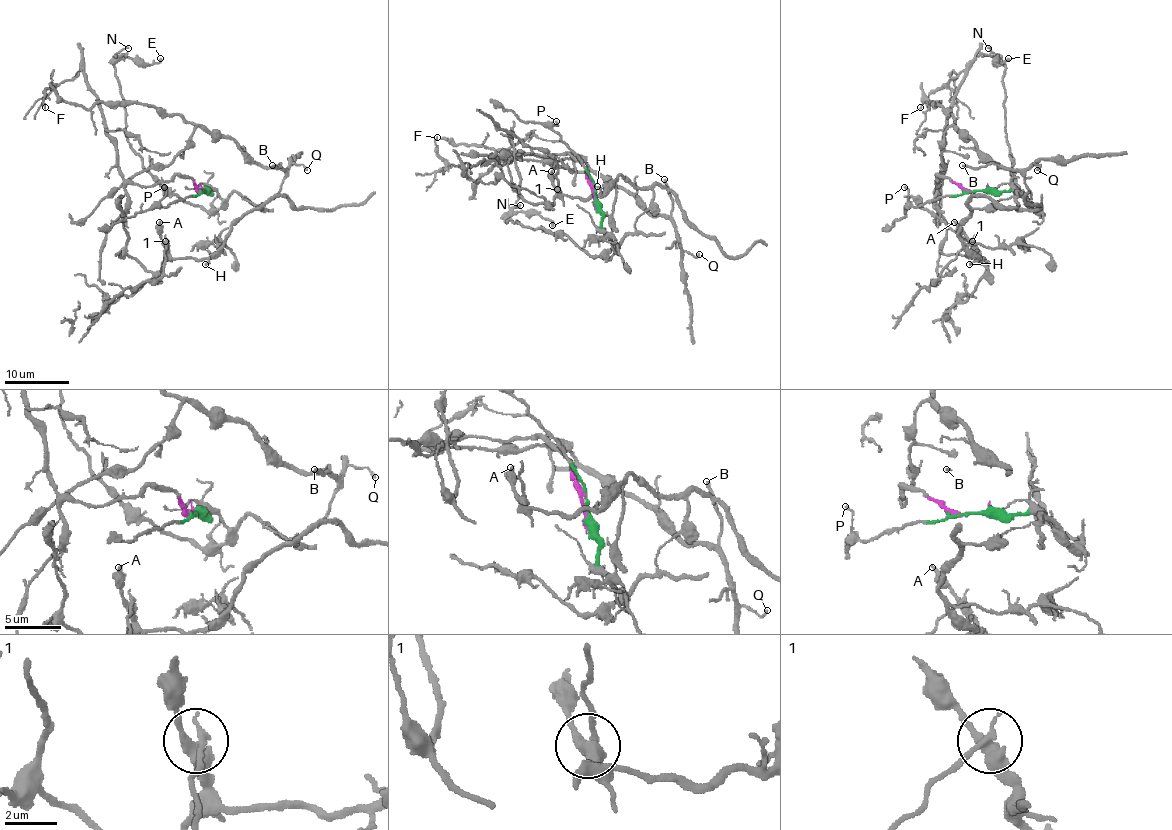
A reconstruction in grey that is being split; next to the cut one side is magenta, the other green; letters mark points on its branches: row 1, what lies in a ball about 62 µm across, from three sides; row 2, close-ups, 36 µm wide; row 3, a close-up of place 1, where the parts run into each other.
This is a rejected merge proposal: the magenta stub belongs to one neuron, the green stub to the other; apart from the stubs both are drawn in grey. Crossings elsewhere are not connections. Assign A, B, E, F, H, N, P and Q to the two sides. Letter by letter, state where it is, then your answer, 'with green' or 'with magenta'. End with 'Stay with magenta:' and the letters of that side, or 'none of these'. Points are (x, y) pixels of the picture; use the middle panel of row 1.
A: place (551, 171); with green
B: place (664, 179); with magenta
E: place (552, 225); with green
F: place (437, 137); with magenta
H: place (597, 186); with green
N: place (520, 205); with green
P: place (556, 121); with green
Q: place (699, 254); with magenta
Stay with magenta: B, F, Q

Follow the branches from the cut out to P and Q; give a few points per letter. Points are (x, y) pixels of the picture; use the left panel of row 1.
P: (203, 190), (162, 207), (159, 202), (166, 194), (164, 187)
Q: (201, 190), (190, 177), (151, 186), (125, 181), (167, 166), (198, 126), (229, 135), (258, 165), (306, 169)

